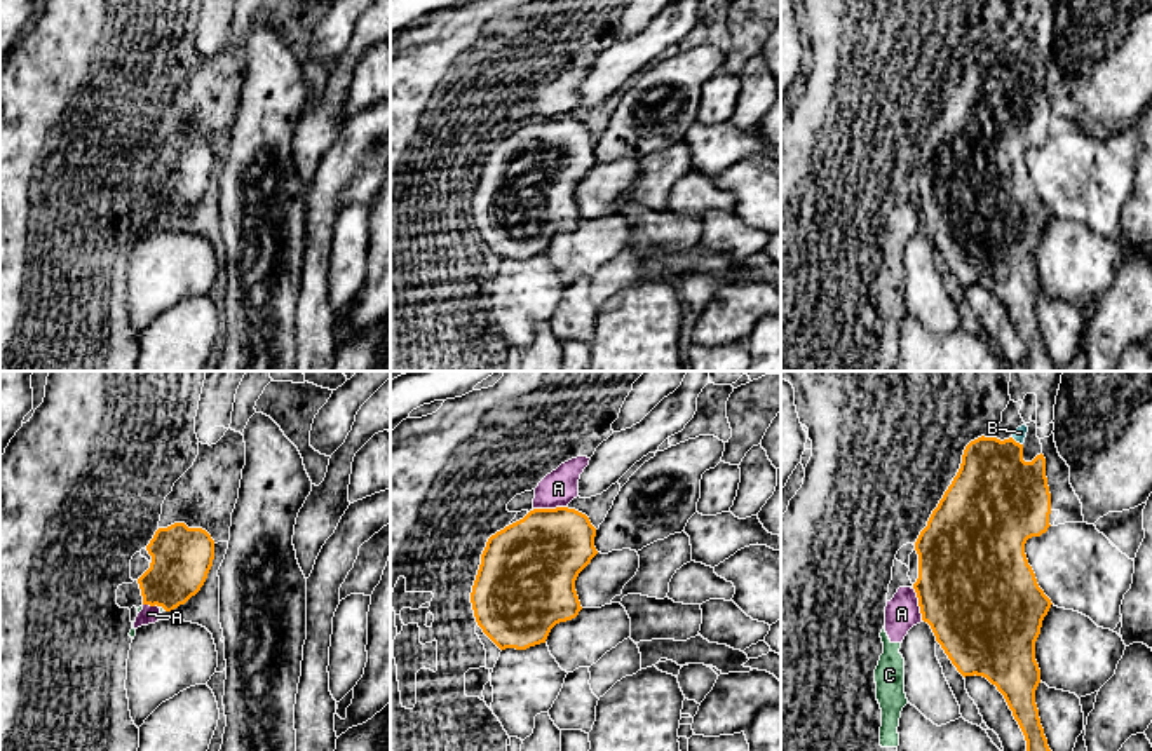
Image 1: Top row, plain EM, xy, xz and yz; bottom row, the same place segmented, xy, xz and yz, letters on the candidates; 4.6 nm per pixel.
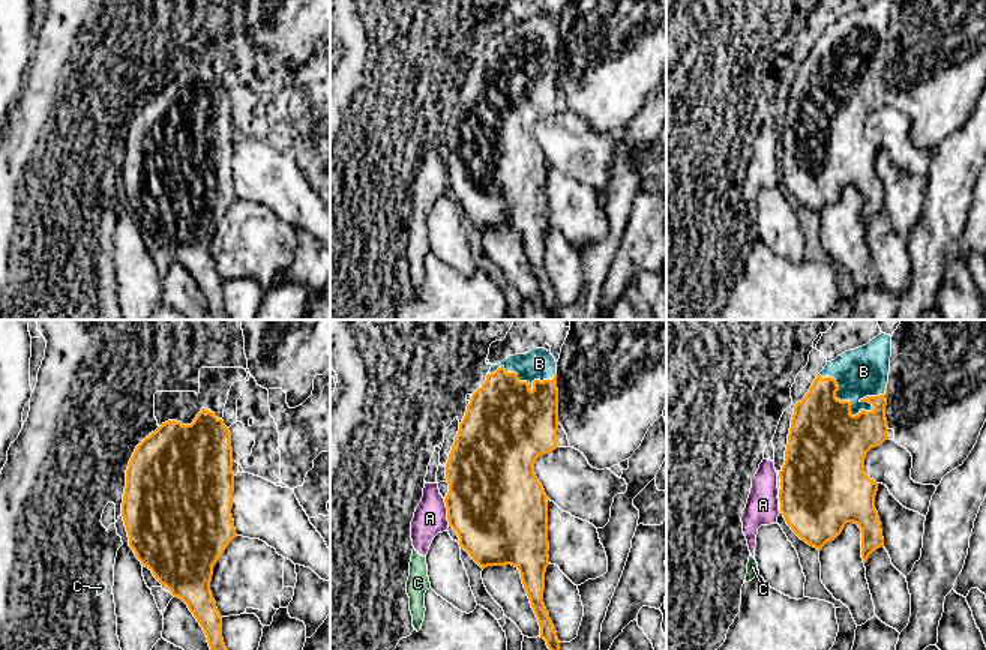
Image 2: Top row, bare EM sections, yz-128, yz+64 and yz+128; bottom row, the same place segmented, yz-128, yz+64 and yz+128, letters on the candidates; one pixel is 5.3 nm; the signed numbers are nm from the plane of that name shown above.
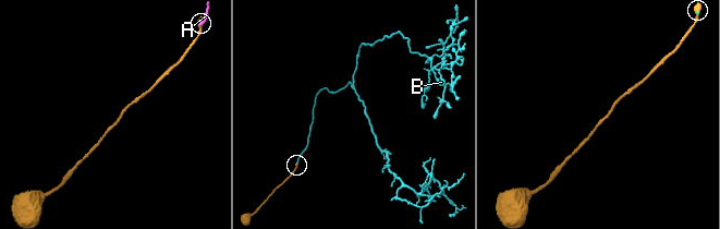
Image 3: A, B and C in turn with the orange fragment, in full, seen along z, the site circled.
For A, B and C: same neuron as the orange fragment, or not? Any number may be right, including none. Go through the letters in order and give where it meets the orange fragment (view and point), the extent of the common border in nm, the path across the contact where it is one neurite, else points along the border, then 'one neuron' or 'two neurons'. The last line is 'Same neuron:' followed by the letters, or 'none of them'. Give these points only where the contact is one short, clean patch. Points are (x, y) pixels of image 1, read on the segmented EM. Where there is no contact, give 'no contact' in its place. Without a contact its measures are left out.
A: xz (549, 509) | 150 nm | along xz (565, 506), (534, 509) | two neurons
B: yz (1015, 441) | 70 nm | one neuron
C: xy (162, 607) | 40 nm | along xy (159, 605), (164, 608) | two neurons
Same neuron: B

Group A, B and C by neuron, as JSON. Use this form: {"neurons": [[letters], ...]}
{"neurons": [["A", "C"], ["B"]]}

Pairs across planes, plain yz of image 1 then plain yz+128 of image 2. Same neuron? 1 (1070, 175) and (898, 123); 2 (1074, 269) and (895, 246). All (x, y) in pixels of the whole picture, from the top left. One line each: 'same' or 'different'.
1: same
2: different

